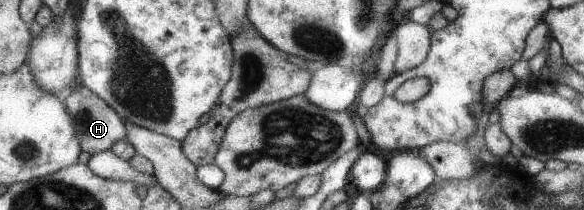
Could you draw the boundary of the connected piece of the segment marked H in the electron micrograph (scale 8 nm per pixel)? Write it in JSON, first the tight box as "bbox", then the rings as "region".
{"bbox":[62,86,126,155],"region":[[[76,86],[62,96],[66,112],[74,123],[75,135],[81,143],[81,149],[94,155],[96,153],[111,150],[117,142],[126,140],[124,121],[118,113],[105,103],[96,93],[83,86]]]}

